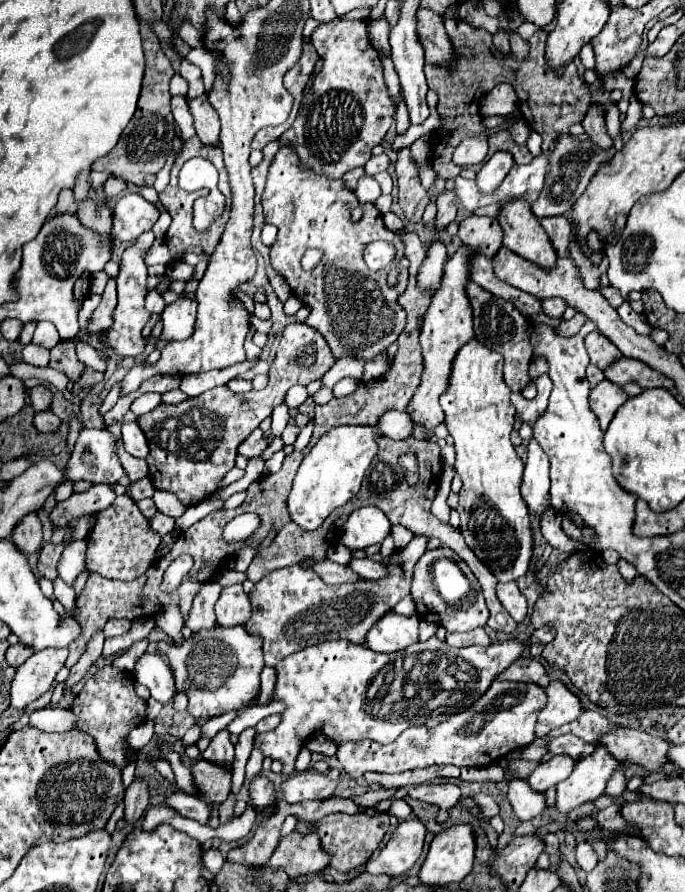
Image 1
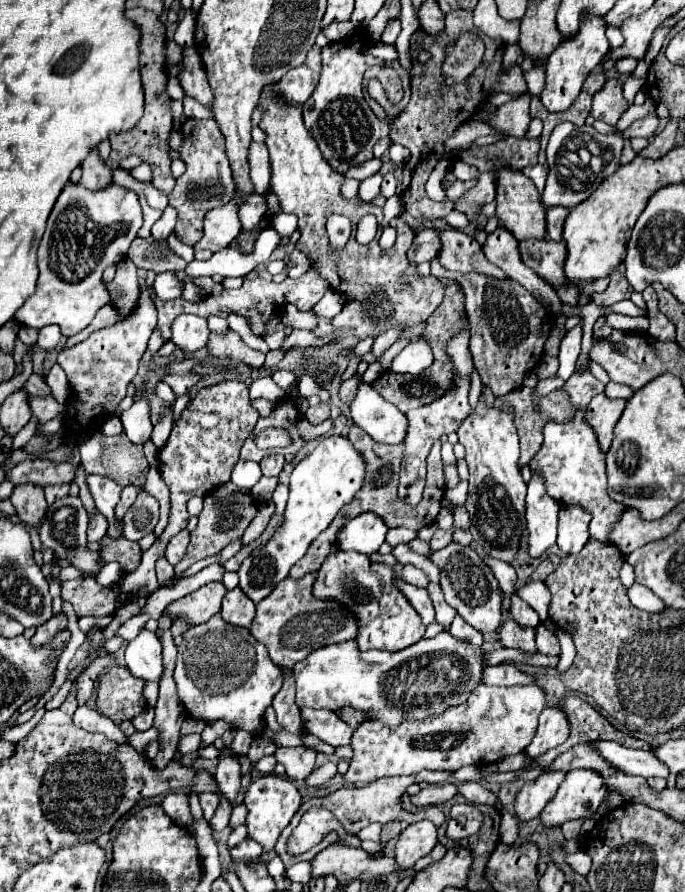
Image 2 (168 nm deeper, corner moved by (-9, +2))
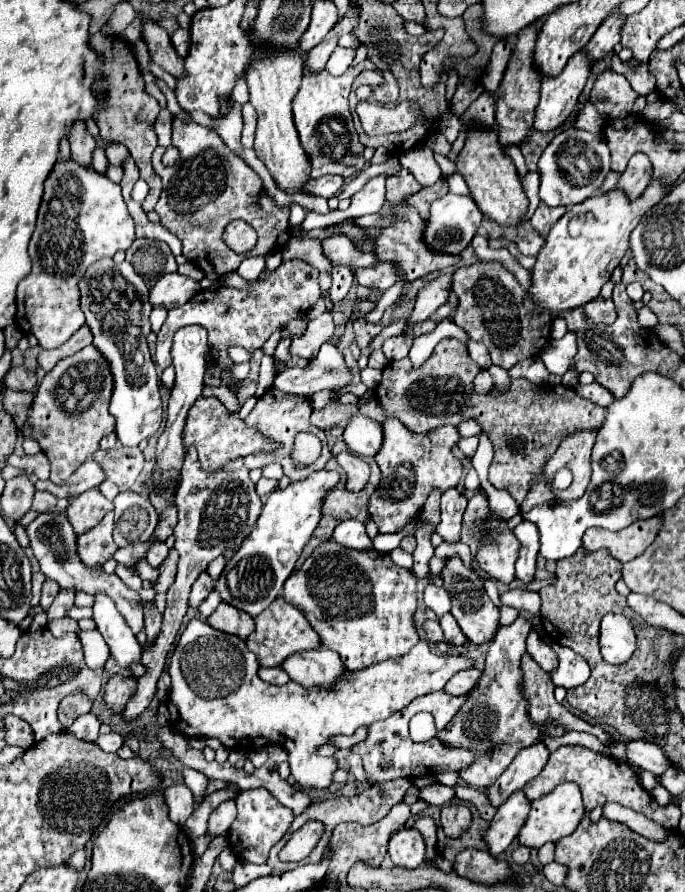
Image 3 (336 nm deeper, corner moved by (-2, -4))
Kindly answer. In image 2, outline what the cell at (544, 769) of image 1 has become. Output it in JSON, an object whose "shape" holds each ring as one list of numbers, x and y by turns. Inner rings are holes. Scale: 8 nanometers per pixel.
{"shape":[[544,772,536,780,526,782,514,798,514,810,518,820,526,822,536,818,544,810,546,802,550,802,550,798,556,794,562,780,562,772]]}

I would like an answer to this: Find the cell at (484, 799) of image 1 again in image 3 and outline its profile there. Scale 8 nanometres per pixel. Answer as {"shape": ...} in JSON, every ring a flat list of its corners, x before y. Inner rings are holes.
{"shape":[[431,784,419,792,419,798,423,798,425,802,429,802,433,806,443,806,455,798,455,788,443,786,443,784]]}

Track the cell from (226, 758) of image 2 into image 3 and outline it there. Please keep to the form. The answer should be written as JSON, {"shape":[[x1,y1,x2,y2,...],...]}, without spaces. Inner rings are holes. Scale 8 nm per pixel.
{"shape":[[227,800,227,802,221,802,209,816,209,828,207,832,211,836,219,836,219,834,225,834,231,826,231,822,235,820,237,816,237,808,235,808,235,802,233,800]]}

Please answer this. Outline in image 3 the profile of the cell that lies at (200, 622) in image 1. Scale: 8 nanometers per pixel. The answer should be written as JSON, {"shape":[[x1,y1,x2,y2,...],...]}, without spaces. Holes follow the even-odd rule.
{"shape":[[203,572,199,576,199,580,193,584,193,590,191,590,191,596,189,596,189,608,197,610,201,606,201,602,213,592,213,586,215,586,215,582,211,580,211,576,207,572]]}

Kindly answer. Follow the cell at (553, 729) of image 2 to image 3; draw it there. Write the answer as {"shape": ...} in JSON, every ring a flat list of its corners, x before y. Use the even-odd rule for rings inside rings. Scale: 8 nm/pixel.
{"shape":[[543,740,523,748,523,752,519,752,515,760,507,766,507,770,495,780,495,784,489,786,487,796,491,804,501,806,513,792,521,790,529,780,533,780,543,770,547,758,549,758,549,750]]}

